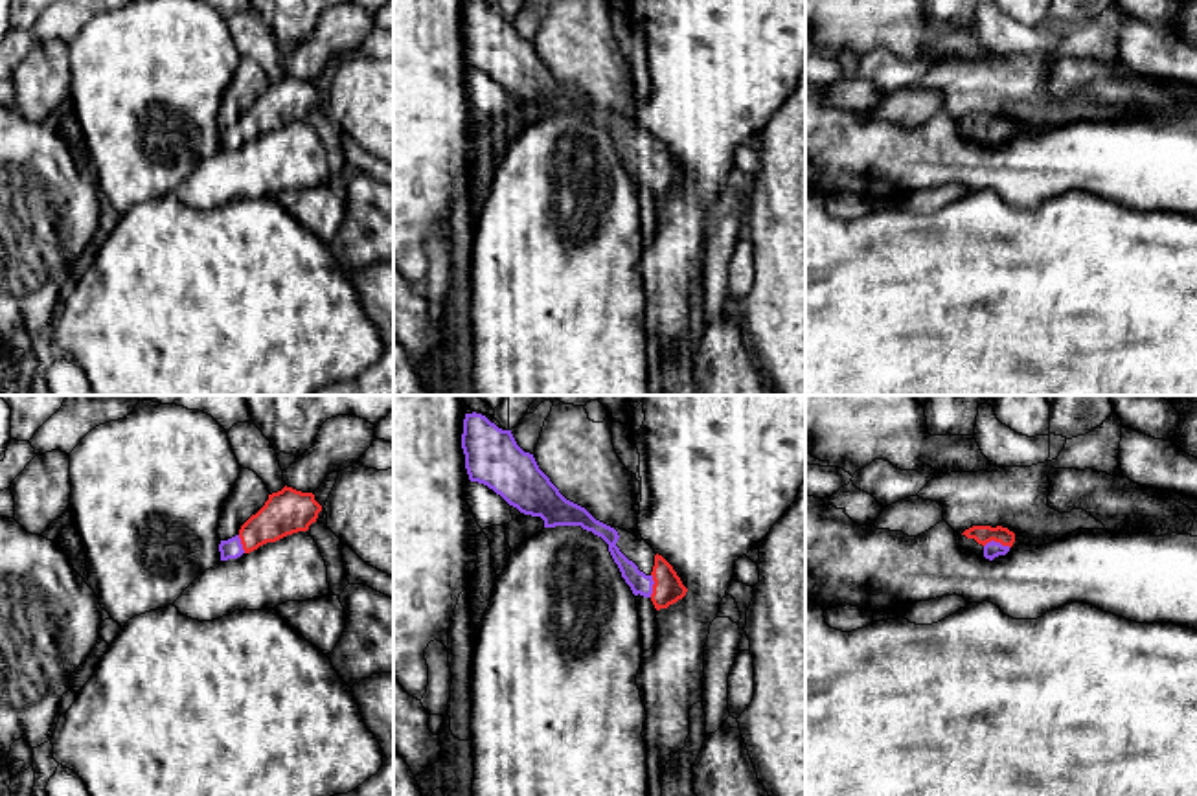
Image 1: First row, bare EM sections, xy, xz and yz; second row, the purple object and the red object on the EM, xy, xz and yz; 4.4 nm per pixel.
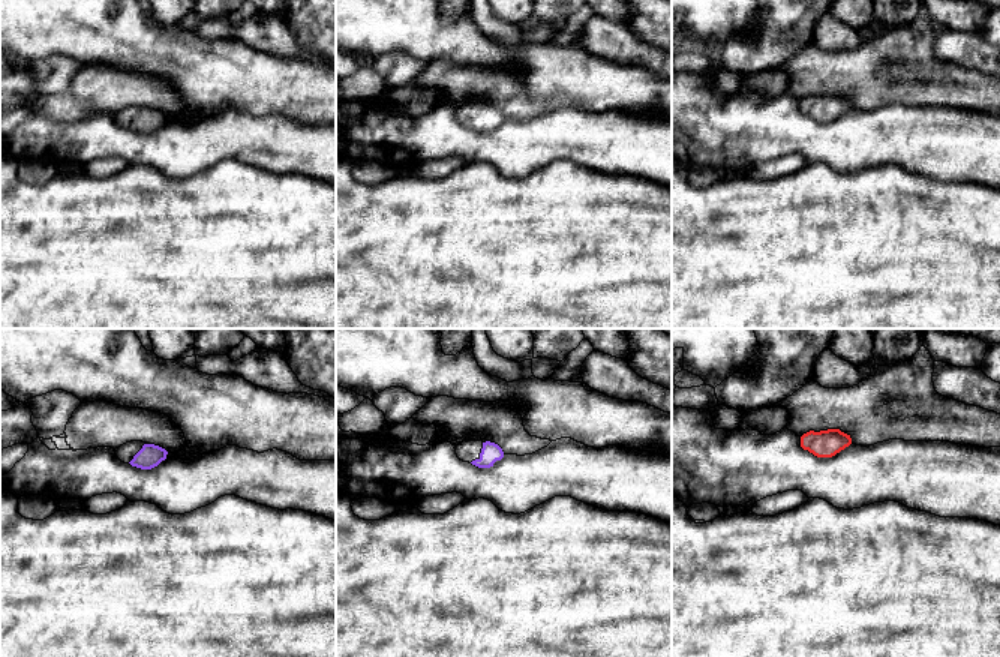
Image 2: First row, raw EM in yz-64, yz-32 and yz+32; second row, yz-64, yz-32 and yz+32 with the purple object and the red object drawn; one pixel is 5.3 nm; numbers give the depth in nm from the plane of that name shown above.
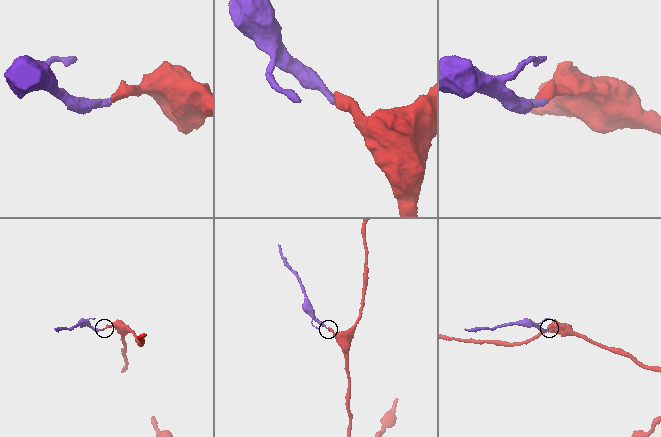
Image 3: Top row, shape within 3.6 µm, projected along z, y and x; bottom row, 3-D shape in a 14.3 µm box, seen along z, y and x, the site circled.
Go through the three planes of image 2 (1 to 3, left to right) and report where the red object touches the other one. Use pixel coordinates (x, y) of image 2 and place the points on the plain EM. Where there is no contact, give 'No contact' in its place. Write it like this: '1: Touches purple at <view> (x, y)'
1: No contact
2: No contact
3: No contact

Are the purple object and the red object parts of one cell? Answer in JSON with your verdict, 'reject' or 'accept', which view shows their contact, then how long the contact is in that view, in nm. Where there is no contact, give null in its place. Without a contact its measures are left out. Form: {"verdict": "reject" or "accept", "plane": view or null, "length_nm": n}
{"verdict": "accept", "plane": "yz", "length_nm": 120}

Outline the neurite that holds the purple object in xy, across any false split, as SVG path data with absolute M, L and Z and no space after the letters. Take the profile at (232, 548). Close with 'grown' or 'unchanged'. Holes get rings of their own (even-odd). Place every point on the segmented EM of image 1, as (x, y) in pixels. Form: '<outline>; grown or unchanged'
M285 485L281 491L268 495L265 506L241 526L235 537L221 540L221 561L237 559L267 542L307 531L320 511L322 506L313 493Z; grown

